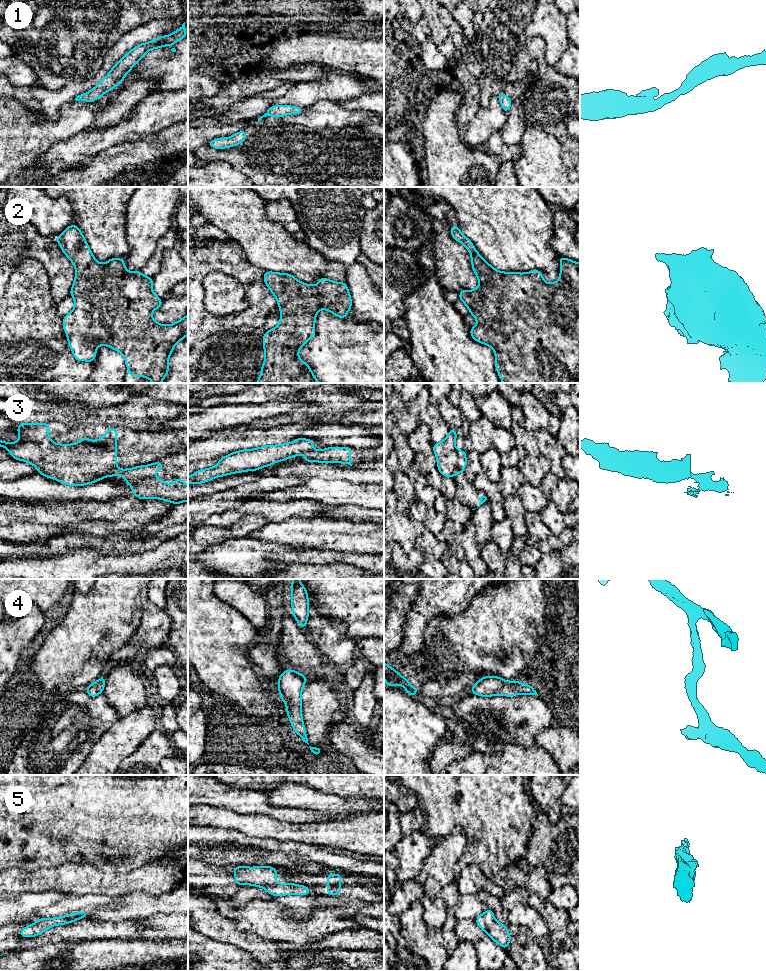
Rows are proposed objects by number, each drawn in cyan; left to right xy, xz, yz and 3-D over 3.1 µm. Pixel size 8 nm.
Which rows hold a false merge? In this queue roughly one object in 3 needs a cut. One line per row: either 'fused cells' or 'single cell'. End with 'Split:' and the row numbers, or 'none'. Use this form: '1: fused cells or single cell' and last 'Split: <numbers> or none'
1: single cell
2: single cell
3: fused cells
4: single cell
5: single cell
Split: 3

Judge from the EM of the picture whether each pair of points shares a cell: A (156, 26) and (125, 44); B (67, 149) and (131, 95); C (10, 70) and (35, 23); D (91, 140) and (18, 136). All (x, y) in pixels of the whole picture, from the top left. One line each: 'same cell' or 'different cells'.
A: same cell
B: different cells
C: different cells
D: different cells

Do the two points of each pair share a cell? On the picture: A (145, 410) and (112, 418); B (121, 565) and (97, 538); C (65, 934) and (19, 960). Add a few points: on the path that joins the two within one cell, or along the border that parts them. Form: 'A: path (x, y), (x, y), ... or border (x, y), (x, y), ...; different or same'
A: path (137, 414), (120, 414); same
B: border (86, 547), (102, 554), (132, 551); different
C: border (72, 944), (65, 942), (47, 943), (25, 950); different

